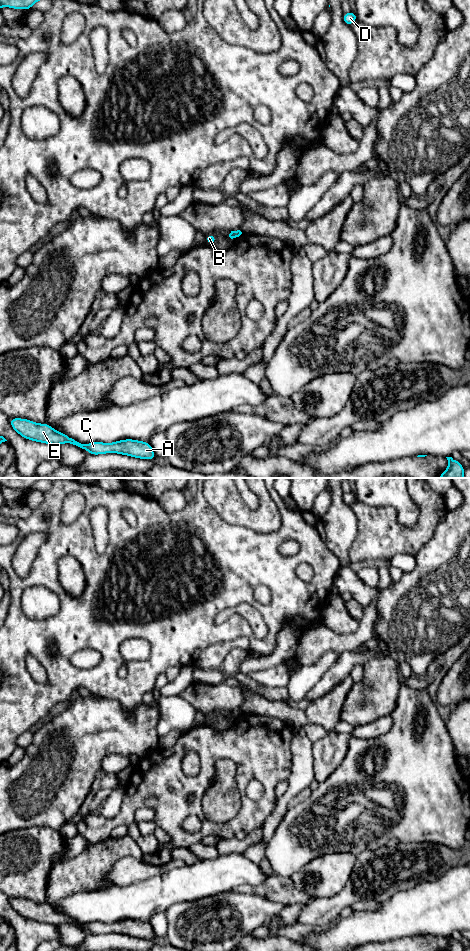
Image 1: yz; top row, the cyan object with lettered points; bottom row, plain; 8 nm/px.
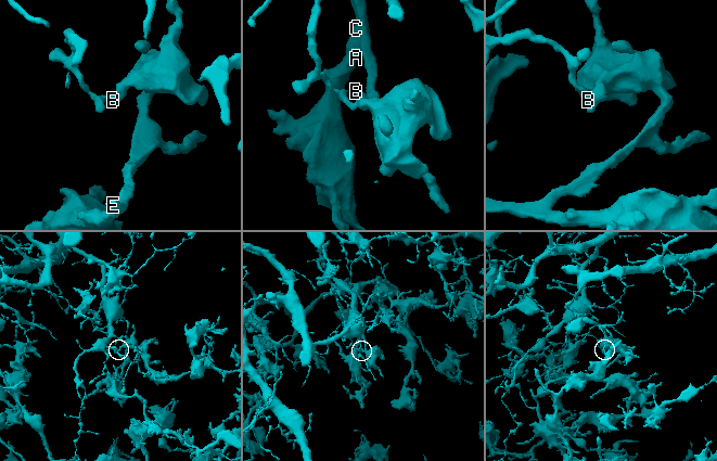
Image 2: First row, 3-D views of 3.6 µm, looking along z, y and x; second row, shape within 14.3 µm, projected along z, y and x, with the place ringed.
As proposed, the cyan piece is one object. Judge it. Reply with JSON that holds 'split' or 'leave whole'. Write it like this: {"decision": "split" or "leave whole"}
{"decision": "split"}

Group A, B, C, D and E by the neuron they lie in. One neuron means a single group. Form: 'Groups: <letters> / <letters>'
Groups: A B C E / D

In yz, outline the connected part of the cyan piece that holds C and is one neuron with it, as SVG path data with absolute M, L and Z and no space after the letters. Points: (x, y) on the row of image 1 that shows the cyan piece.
M9 418L11 427L23 438L51 445L70 443L86 450L91 455L117 453L134 458L153 460L157 458L150 442L124 439L112 443L91 442L81 444L47 423L38 424L23 418Z

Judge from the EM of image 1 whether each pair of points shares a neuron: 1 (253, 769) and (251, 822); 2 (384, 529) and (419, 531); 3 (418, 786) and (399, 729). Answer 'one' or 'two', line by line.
1: one
2: one
3: one

